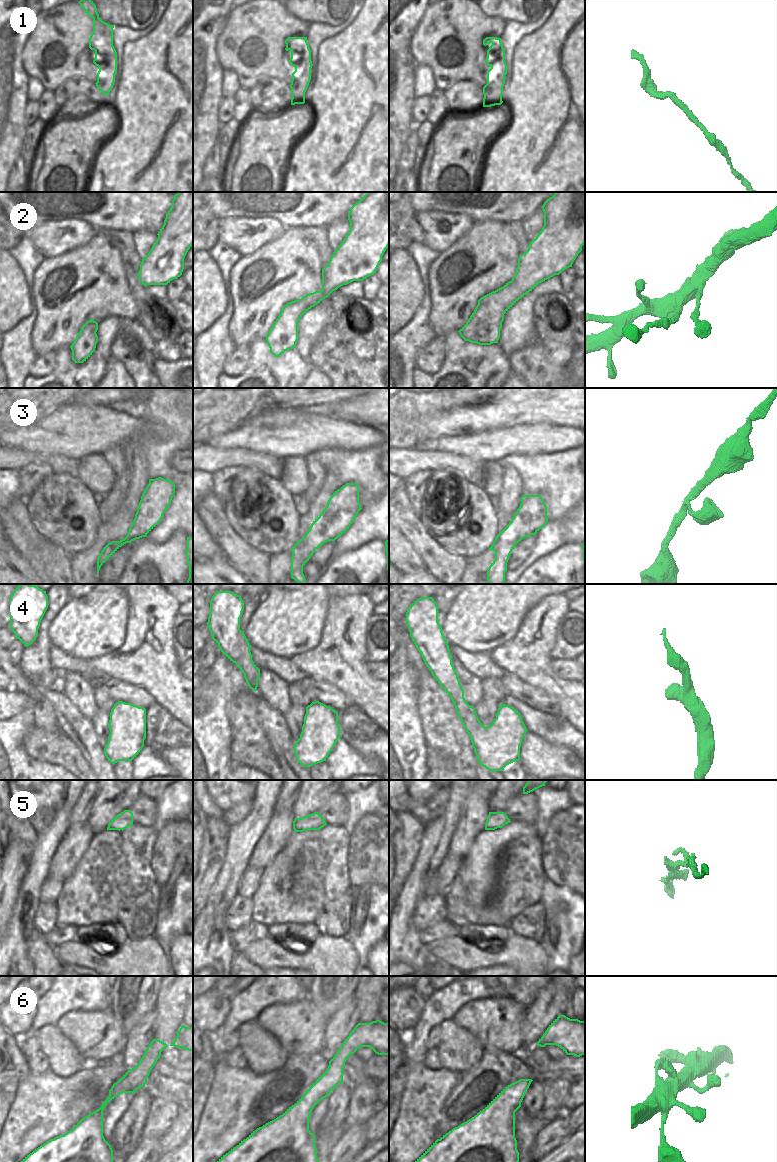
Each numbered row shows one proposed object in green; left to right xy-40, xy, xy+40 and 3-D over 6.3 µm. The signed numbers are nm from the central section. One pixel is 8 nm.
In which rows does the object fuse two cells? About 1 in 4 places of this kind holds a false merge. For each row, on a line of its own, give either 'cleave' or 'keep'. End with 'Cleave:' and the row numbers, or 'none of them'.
1: keep
2: keep
3: keep
4: keep
5: cleave
6: keep
Cleave: 5

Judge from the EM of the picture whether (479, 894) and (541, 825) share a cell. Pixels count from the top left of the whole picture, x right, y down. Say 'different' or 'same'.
different

